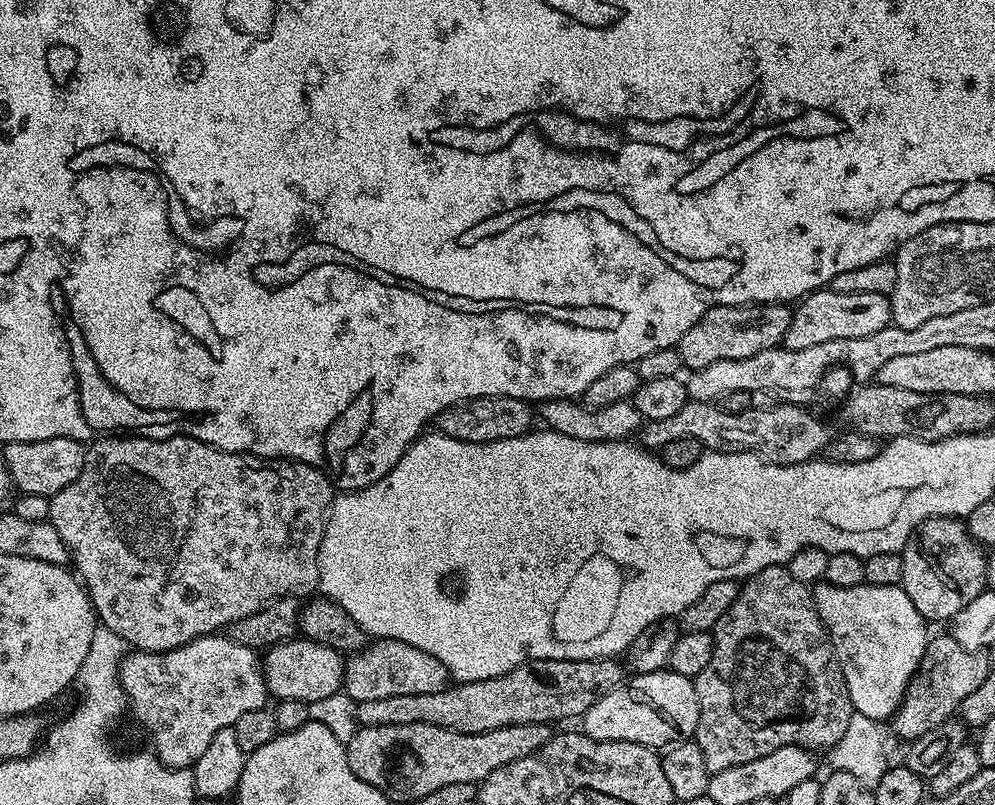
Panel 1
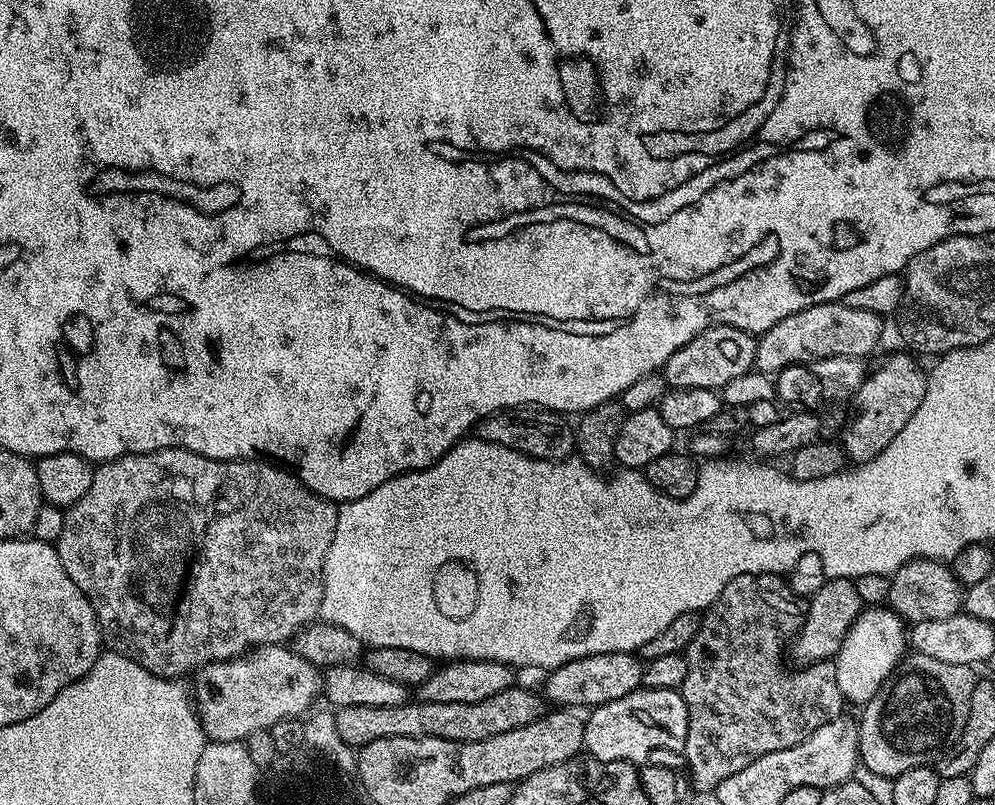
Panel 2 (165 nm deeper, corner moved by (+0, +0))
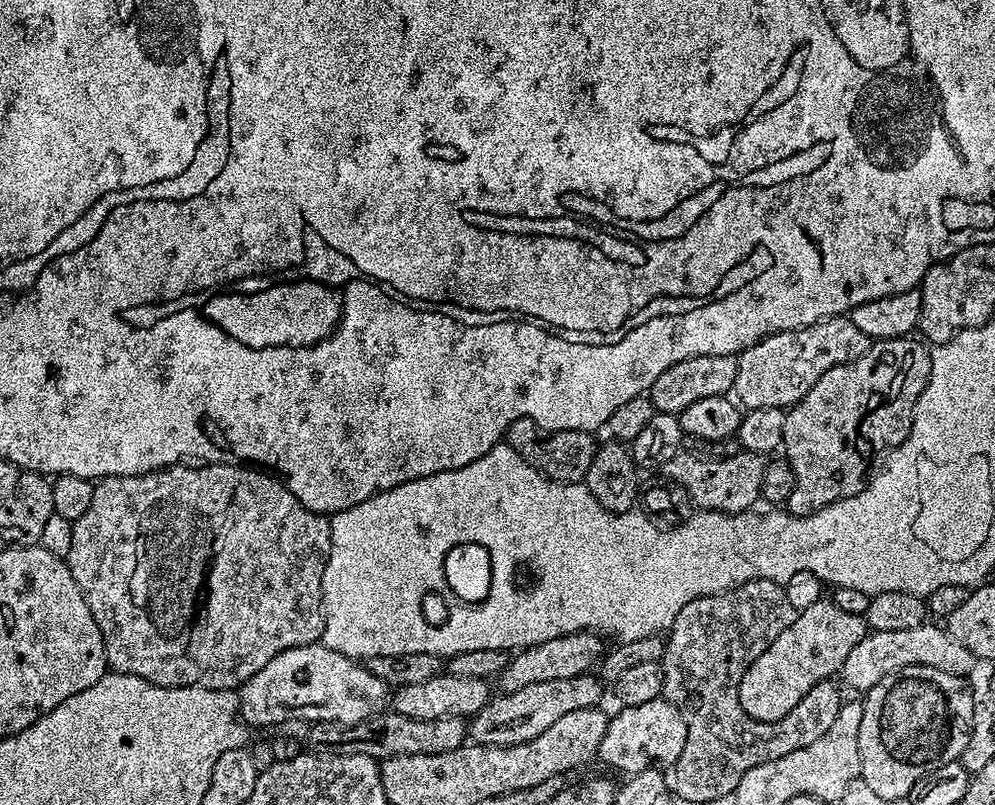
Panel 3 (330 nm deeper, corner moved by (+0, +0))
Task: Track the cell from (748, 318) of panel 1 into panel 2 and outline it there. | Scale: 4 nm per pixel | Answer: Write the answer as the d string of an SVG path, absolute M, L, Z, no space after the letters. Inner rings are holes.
M715 324L698 333L682 350L674 350L670 358L665 362L662 374L666 378L669 389L674 388L714 388L723 390L726 382L738 378L742 374L753 371L756 363L756 341L753 333L726 326Z

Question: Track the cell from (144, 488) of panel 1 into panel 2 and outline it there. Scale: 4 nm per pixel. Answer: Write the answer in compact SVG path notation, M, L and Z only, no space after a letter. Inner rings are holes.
M163 448L162 450L154 450L153 452L139 452L133 456L120 456L117 460L101 463L92 473L90 490L86 490L86 494L82 494L80 501L65 511L64 521L62 522L62 534L56 540L54 547L58 558L62 562L62 570L66 570L66 574L70 574L70 578L74 578L74 586L78 586L78 590L82 590L82 594L86 594L90 606L96 612L96 621L100 624L100 635L103 643L111 651L122 654L134 662L138 662L138 666L150 670L150 674L162 676L166 680L176 680L177 678L184 678L180 676L186 675L188 671L192 674L199 672L207 664L213 664L215 660L232 660L235 656L243 656L249 650L262 648L265 644L284 644L285 642L291 641L297 632L301 632L306 625L313 623L319 617L322 590L324 589L326 550L330 550L330 542L334 538L336 509L337 505L333 501L324 500L318 494L314 494L297 476L292 475L291 472L285 470L283 467L277 466L275 463L262 460L215 460L214 458L206 458L202 454L191 452L185 448Z

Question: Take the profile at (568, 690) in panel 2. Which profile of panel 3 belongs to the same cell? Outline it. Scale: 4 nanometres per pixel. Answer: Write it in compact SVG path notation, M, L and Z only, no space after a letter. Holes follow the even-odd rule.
M583 674L572 678L554 678L554 682L534 682L522 690L504 692L467 721L467 739L474 744L518 745L537 737L551 723L571 711L597 707L602 680L596 674Z

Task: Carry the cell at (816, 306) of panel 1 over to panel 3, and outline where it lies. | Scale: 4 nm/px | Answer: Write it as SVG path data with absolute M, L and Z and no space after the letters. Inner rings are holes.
M847 315L826 316L810 326L764 336L757 344L745 348L743 352L739 353L732 392L735 399L745 409L774 406L787 410L812 389L814 382L818 382L818 378L822 378L822 374L826 374L826 370L830 370L834 366L842 366L846 362L854 362L854 358L862 358L862 354L866 354L869 343L868 336L862 334L862 330L858 330L858 326L854 326L854 322Z

